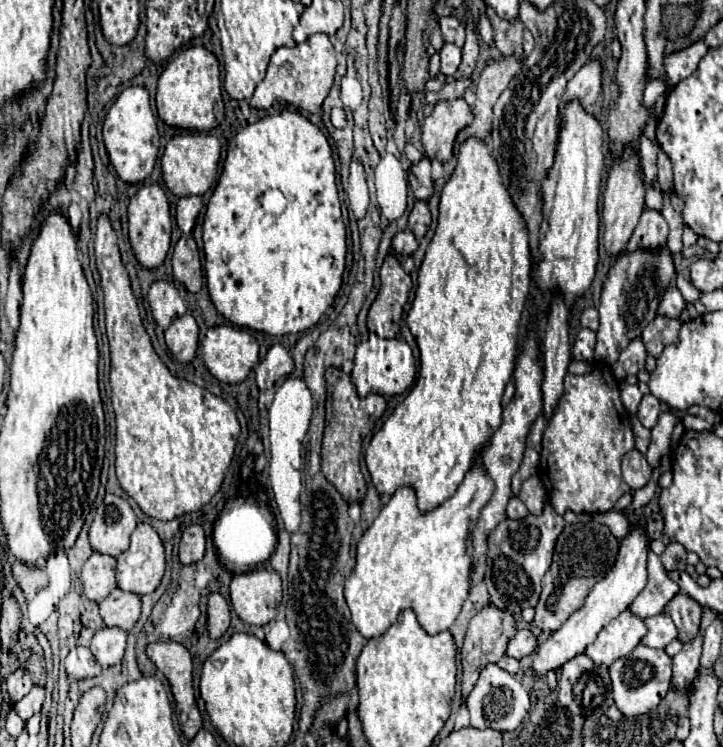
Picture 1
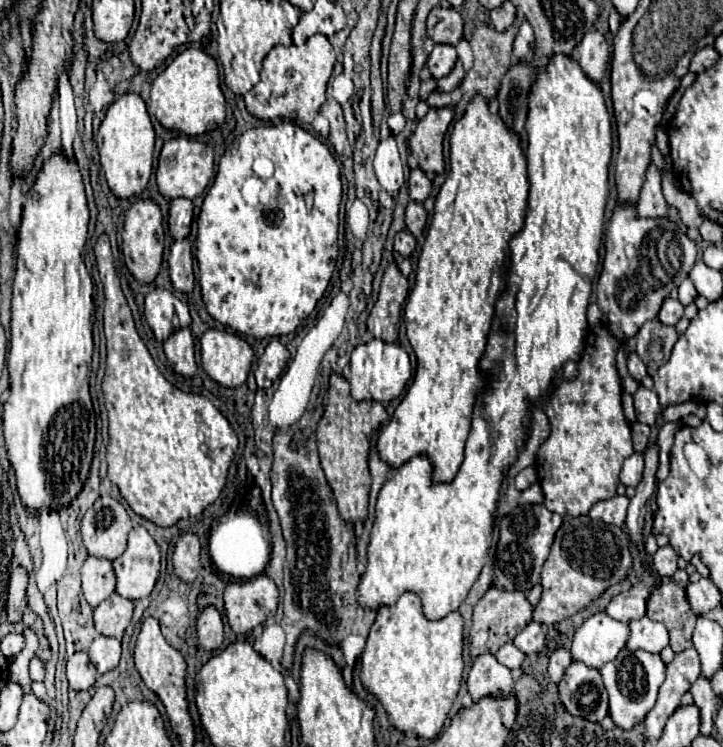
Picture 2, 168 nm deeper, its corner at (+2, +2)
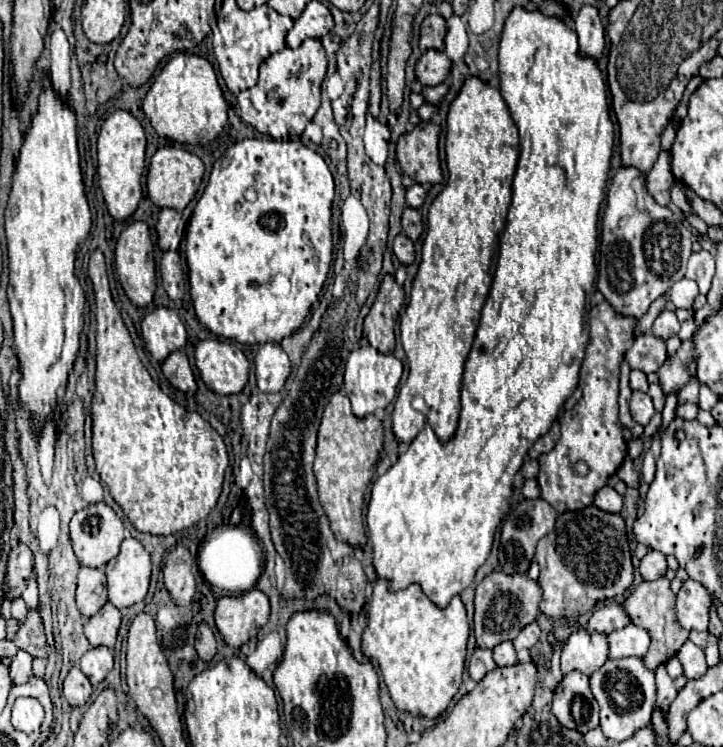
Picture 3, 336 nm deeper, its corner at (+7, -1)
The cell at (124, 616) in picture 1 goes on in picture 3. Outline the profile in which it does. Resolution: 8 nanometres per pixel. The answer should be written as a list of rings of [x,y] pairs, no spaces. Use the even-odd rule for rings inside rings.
[[[105,603],[101,611],[85,623],[85,635],[91,645],[105,645],[113,649],[117,631],[119,631],[119,623],[121,623],[121,611],[115,605]]]

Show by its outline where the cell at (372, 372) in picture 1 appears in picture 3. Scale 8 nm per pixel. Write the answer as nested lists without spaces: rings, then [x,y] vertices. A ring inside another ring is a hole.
[[[371,345],[351,351],[351,355],[347,359],[347,367],[345,367],[345,389],[343,391],[351,399],[353,413],[357,417],[367,417],[367,415],[375,413],[377,409],[385,409],[397,393],[401,375],[403,375],[403,365],[393,353],[383,355],[377,349],[373,349]]]

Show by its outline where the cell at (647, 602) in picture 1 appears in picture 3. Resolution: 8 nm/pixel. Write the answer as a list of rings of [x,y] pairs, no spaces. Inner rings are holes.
[[[611,601],[609,605],[597,609],[597,611],[591,615],[591,619],[589,619],[589,623],[587,623],[587,629],[609,635],[611,631],[623,629],[623,627],[627,627],[629,623],[631,623],[631,619],[629,619],[623,603]]]

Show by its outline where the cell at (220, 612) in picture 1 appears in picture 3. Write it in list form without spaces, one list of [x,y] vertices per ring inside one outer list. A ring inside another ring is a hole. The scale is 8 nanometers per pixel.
[[[199,623],[197,635],[195,635],[195,649],[203,661],[211,661],[217,653],[217,641],[207,623]]]

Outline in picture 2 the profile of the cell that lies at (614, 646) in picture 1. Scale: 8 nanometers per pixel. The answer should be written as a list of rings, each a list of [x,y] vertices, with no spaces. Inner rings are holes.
[[[598,612],[584,620],[584,624],[576,630],[570,648],[572,660],[600,670],[626,646],[628,634],[628,624],[614,620],[604,612]]]

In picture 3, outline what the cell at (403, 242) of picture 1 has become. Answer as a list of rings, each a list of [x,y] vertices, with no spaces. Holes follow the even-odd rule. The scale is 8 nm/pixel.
[[[399,233],[393,241],[393,251],[397,255],[397,259],[403,263],[403,265],[409,265],[413,263],[415,259],[415,249],[413,249],[413,243],[411,239],[405,235],[405,233]]]

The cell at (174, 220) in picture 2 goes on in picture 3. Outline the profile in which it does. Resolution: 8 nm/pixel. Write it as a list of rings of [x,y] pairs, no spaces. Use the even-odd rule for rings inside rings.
[[[161,209],[157,221],[157,241],[163,251],[173,247],[173,239],[177,237],[179,225],[181,225],[181,213],[177,209]]]

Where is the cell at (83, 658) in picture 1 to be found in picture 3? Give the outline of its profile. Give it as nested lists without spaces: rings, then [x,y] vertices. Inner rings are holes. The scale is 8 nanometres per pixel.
[[[73,665],[63,681],[63,695],[69,701],[71,707],[79,707],[83,703],[87,703],[87,699],[91,697],[91,683],[87,679],[87,675],[79,669],[79,665]]]

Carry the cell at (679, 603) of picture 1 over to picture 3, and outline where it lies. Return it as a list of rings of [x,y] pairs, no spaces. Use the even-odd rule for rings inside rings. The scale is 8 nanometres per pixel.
[[[659,577],[657,581],[643,581],[627,599],[625,599],[625,611],[629,613],[629,619],[633,625],[643,627],[651,633],[651,647],[647,651],[647,655],[643,657],[645,665],[649,669],[655,669],[659,663],[665,663],[667,659],[671,659],[673,655],[677,655],[677,651],[681,649],[681,645],[689,639],[689,631],[683,629],[675,617],[675,593],[669,587],[669,579],[667,577]]]

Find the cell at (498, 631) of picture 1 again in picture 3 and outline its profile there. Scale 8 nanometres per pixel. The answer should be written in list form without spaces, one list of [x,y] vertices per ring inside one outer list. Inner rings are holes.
[[[501,571],[489,573],[475,591],[475,617],[473,617],[473,633],[477,647],[481,649],[493,649],[501,641],[509,641],[517,633],[535,621],[539,615],[539,601],[541,601],[541,589],[539,583],[531,581],[527,575],[505,575]]]

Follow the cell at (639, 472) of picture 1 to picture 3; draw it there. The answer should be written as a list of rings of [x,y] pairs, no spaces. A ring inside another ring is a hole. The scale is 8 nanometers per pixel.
[[[625,459],[625,461],[623,461],[623,465],[621,465],[619,471],[617,471],[617,477],[619,477],[625,485],[631,485],[631,481],[637,481],[637,479],[639,479],[639,475],[637,475],[631,459]]]

